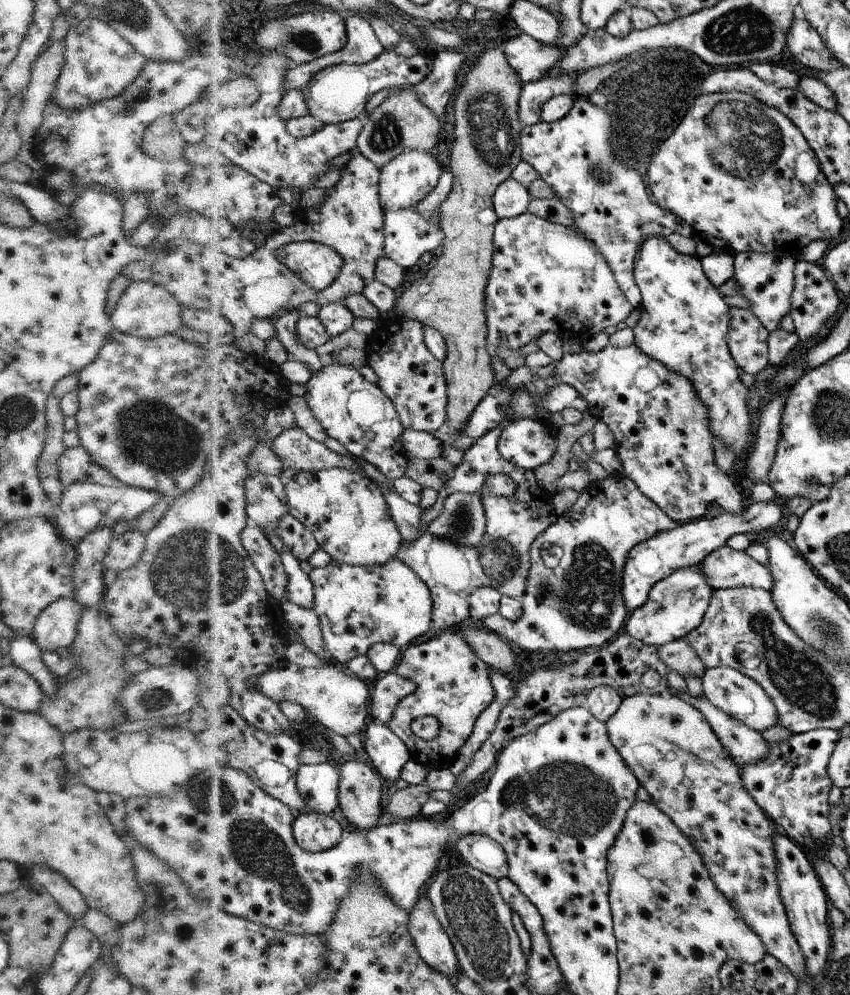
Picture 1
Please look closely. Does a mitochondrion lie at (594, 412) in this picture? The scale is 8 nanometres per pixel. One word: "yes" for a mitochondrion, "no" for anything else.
no

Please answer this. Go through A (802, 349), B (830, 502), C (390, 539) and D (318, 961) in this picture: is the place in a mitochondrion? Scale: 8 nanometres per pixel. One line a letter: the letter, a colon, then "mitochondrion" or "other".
A: other
B: other
C: other
D: other

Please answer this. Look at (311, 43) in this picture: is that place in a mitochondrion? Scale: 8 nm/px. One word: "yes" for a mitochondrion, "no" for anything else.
yes

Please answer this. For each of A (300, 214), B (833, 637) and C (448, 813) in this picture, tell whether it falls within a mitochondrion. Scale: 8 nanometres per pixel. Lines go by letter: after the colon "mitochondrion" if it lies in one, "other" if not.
A: other
B: mitochondrion
C: other

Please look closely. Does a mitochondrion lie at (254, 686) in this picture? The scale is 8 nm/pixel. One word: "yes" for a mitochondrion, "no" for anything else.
no

